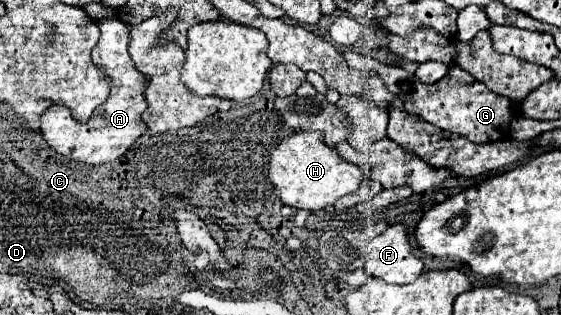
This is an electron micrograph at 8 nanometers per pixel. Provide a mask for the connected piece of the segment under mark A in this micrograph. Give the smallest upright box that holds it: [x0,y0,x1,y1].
[41,17,147,165]

